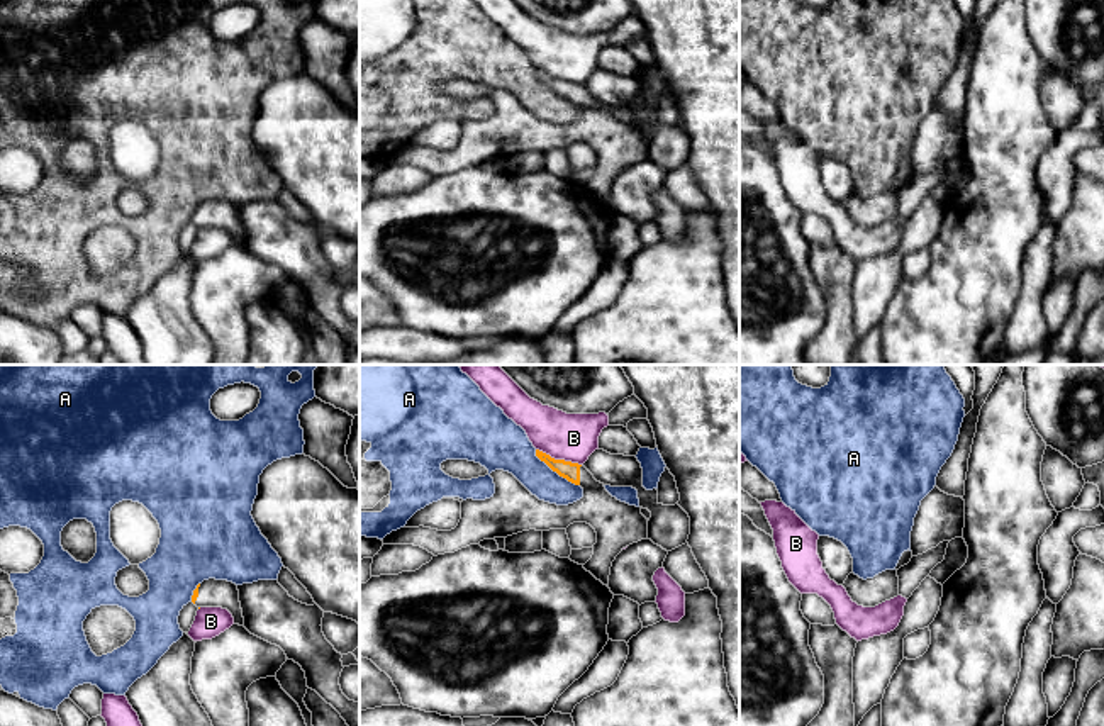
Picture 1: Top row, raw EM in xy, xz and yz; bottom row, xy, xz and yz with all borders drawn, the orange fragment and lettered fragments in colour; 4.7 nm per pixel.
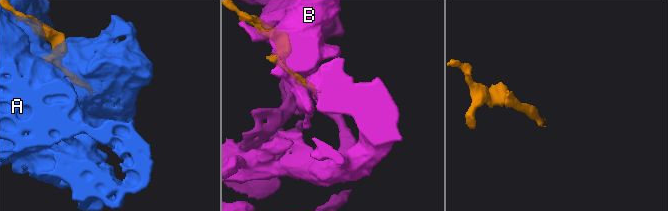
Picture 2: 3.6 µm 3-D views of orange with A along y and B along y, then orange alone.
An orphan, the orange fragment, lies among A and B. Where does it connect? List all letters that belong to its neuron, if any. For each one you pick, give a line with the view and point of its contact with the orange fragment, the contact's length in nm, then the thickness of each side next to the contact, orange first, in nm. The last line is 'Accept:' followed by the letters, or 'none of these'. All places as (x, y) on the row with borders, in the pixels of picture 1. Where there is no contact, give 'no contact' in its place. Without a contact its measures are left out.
Accept: none of these

